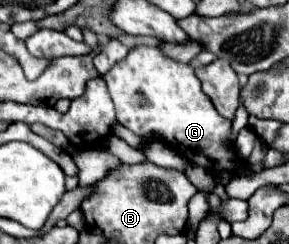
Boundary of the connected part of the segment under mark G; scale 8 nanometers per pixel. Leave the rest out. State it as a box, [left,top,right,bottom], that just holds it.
[103,47,243,175]

